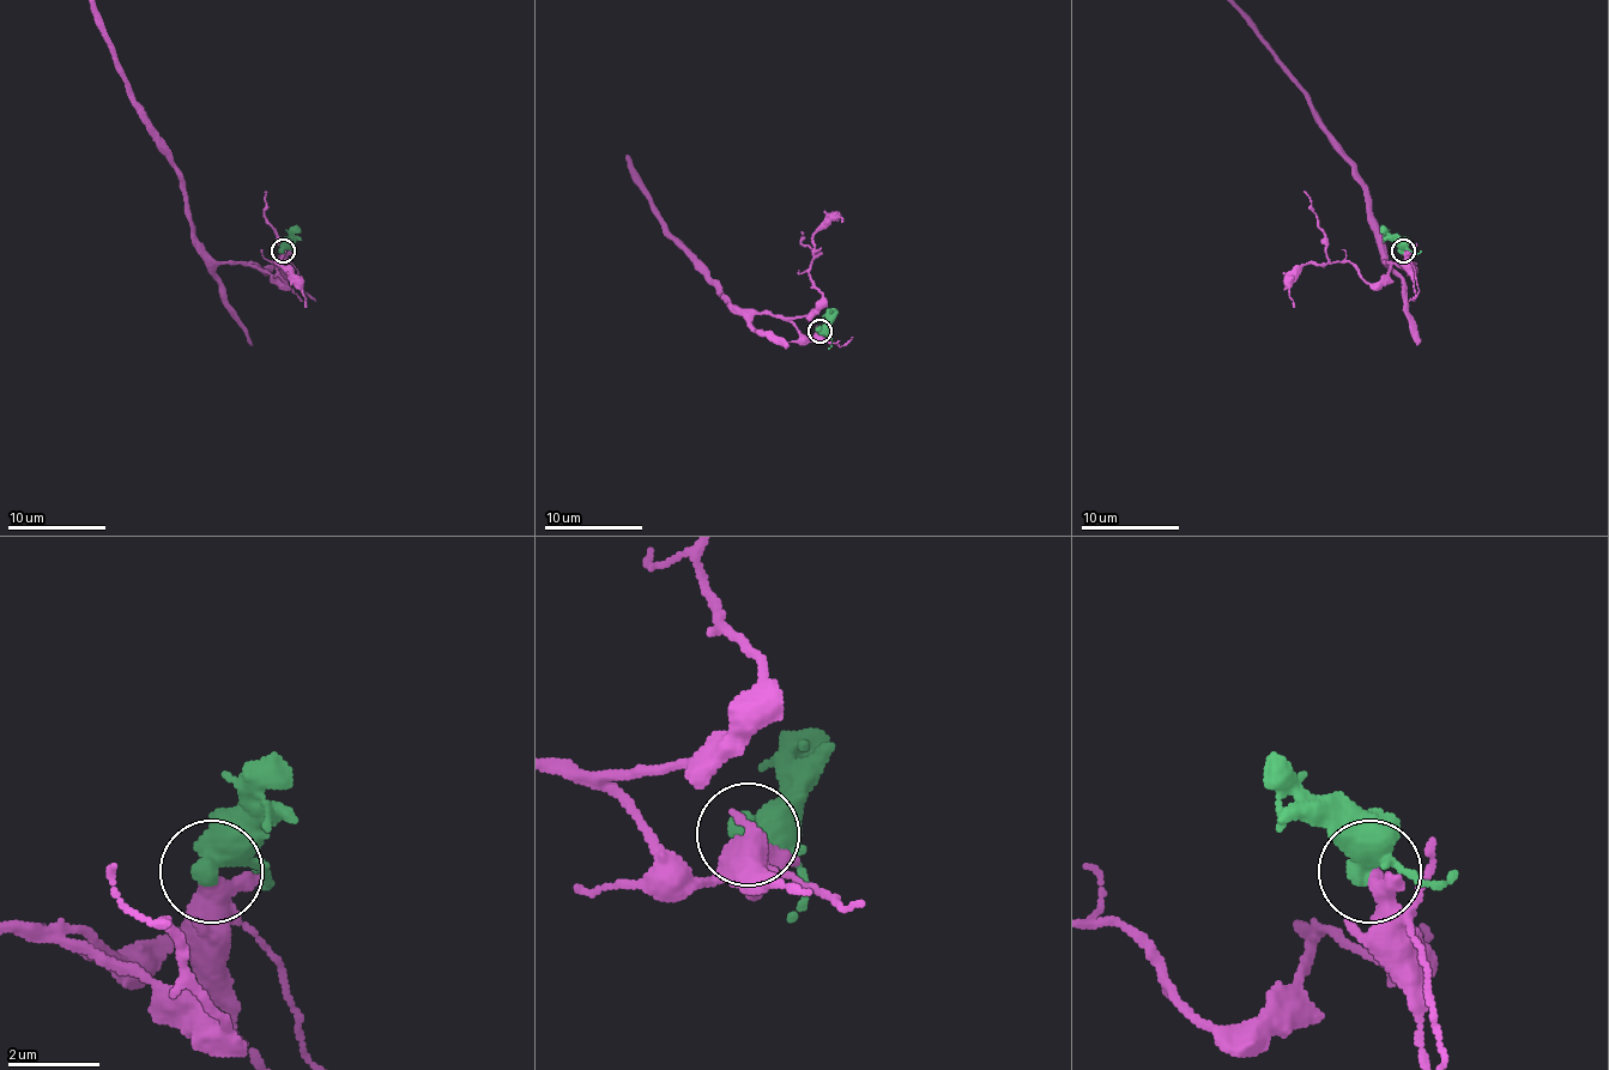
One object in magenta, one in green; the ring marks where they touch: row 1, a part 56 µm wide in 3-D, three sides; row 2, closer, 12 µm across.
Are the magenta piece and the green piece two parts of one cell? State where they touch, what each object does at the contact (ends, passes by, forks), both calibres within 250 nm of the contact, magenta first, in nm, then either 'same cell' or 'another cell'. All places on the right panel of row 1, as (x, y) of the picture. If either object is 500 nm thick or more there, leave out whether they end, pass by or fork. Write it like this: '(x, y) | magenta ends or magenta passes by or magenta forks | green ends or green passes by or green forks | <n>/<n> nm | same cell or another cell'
(1403, 251) | magenta passes by | green passes by | 360/480 nm | same cell

